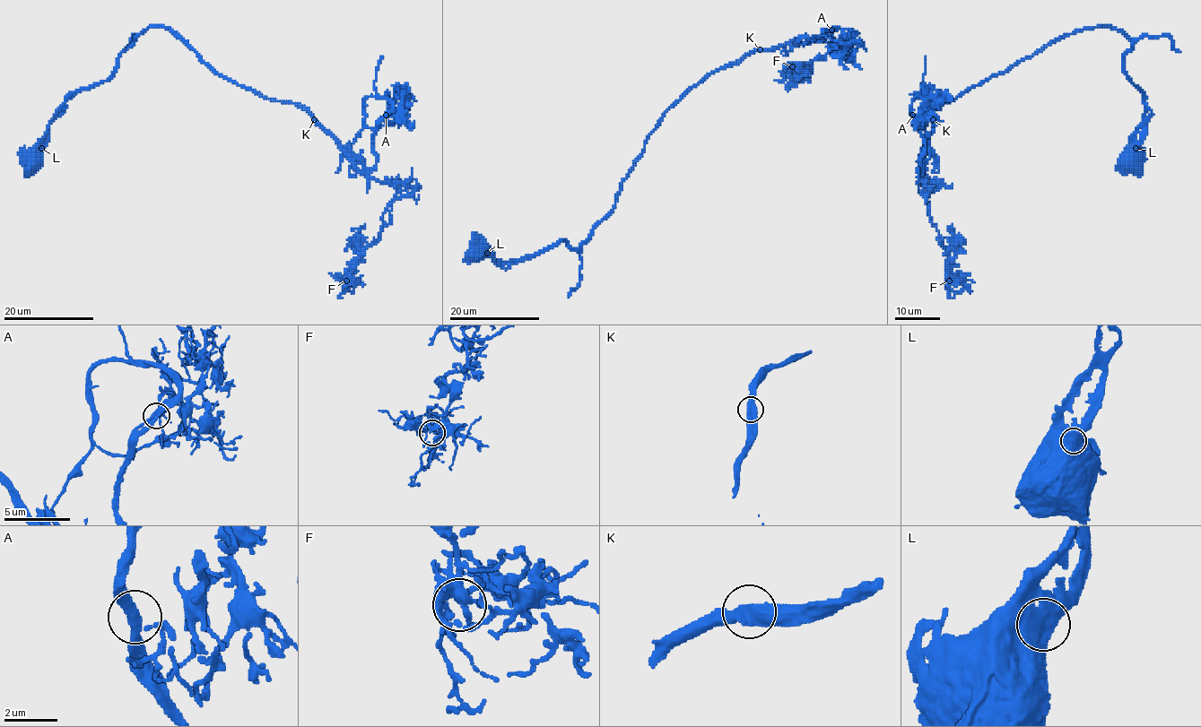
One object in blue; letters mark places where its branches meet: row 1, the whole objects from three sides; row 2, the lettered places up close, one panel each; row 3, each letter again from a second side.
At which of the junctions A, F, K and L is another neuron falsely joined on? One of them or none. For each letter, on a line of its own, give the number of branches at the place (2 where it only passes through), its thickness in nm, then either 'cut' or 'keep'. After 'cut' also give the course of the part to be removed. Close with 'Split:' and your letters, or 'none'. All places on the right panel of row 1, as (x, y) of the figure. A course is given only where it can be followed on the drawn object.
A: branches 2; calibre 360 nm; keep
F: branches 2; calibre 280 nm; keep
K: branches 2; calibre 440 nm; keep
L: branches 1; calibre 1250 nm; keep
Split: none

